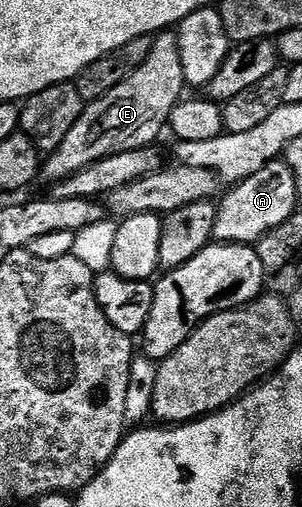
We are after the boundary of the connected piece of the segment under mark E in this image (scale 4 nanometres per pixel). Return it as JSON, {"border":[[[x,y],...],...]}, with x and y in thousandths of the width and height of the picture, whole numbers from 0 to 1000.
{"border":[[[540,59],[507,73],[503,99],[464,138],[411,154],[384,178],[358,178],[344,193],[295,199],[275,211],[252,249],[225,256],[225,272],[199,280],[189,300],[149,310],[136,353],[172,365],[371,304],[507,286],[507,276],[560,247],[570,217],[606,195],[613,181],[603,179],[619,179],[619,174],[586,61]]]}

